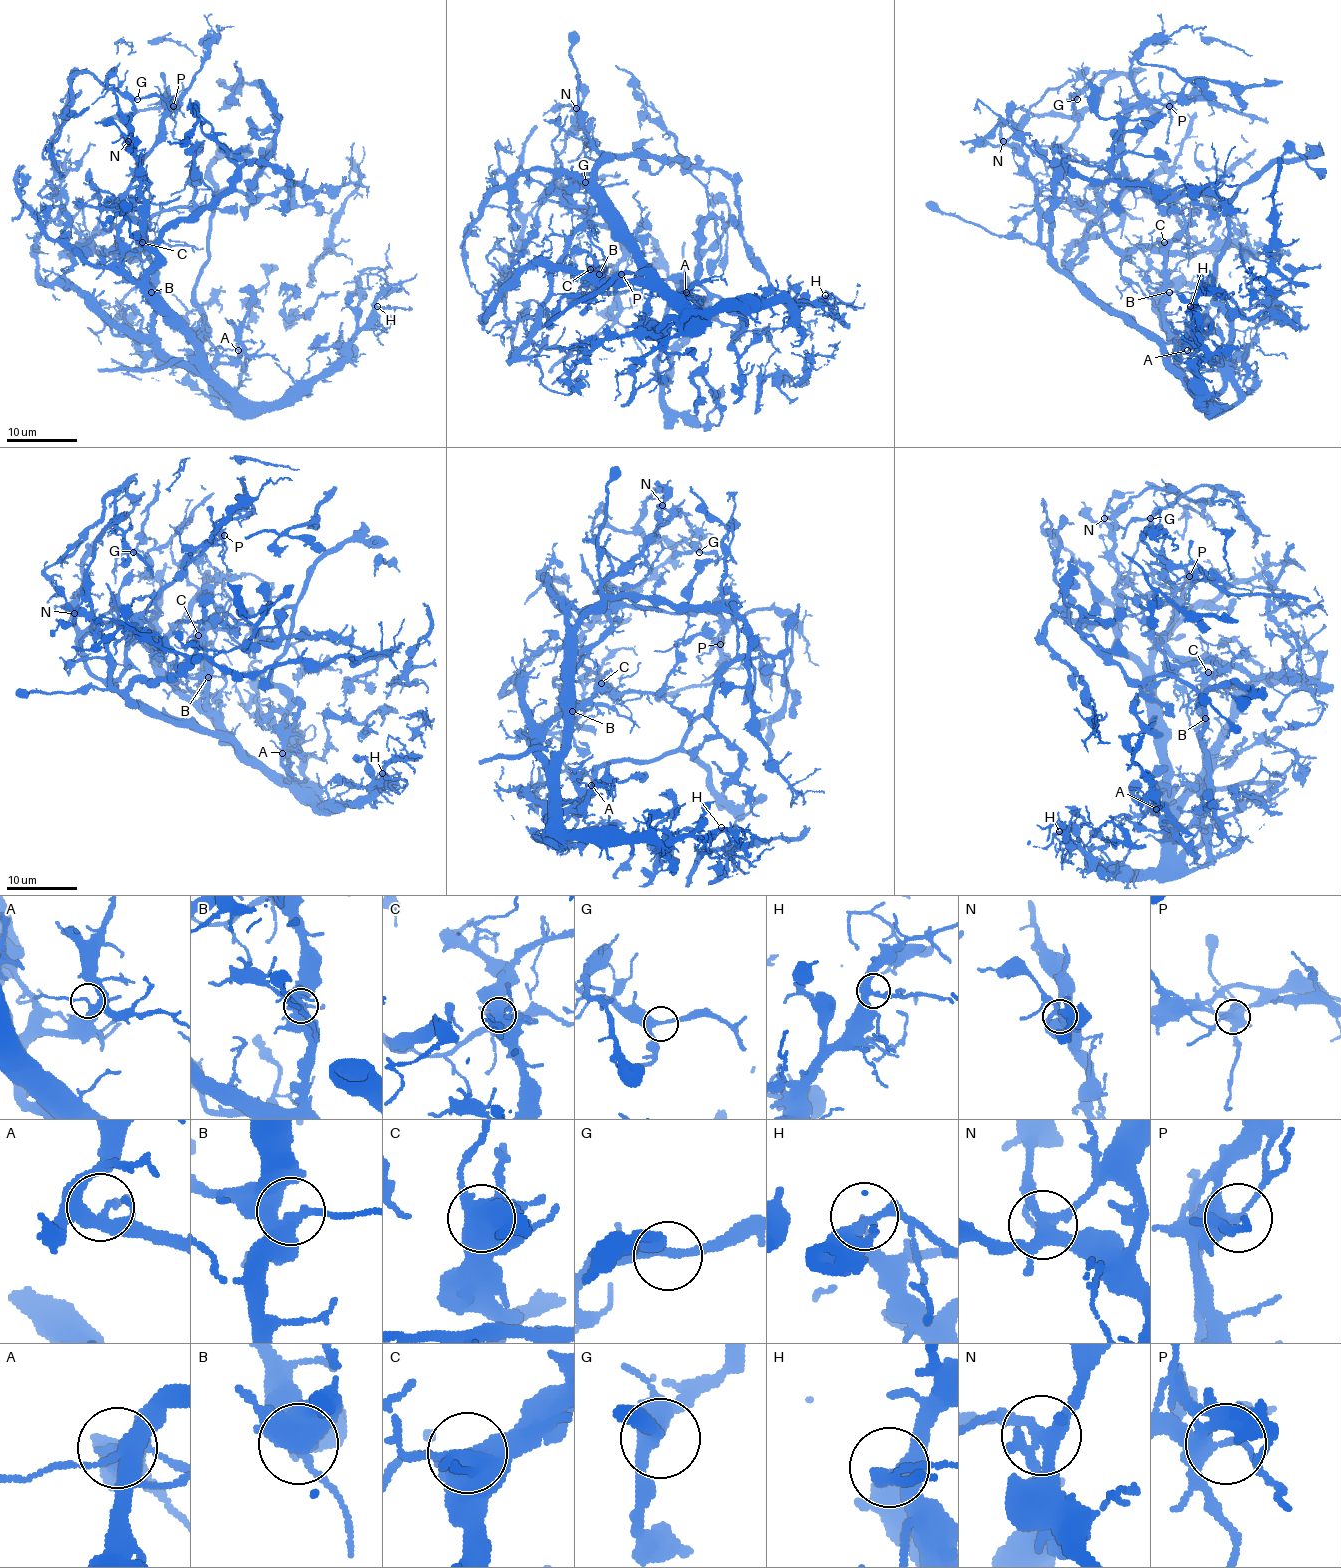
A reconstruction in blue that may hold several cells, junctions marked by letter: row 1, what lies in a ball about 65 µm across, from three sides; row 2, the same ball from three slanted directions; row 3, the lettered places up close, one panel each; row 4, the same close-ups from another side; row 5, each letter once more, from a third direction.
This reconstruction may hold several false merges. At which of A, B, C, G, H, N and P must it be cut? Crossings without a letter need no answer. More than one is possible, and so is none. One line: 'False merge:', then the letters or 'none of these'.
False merge: P

